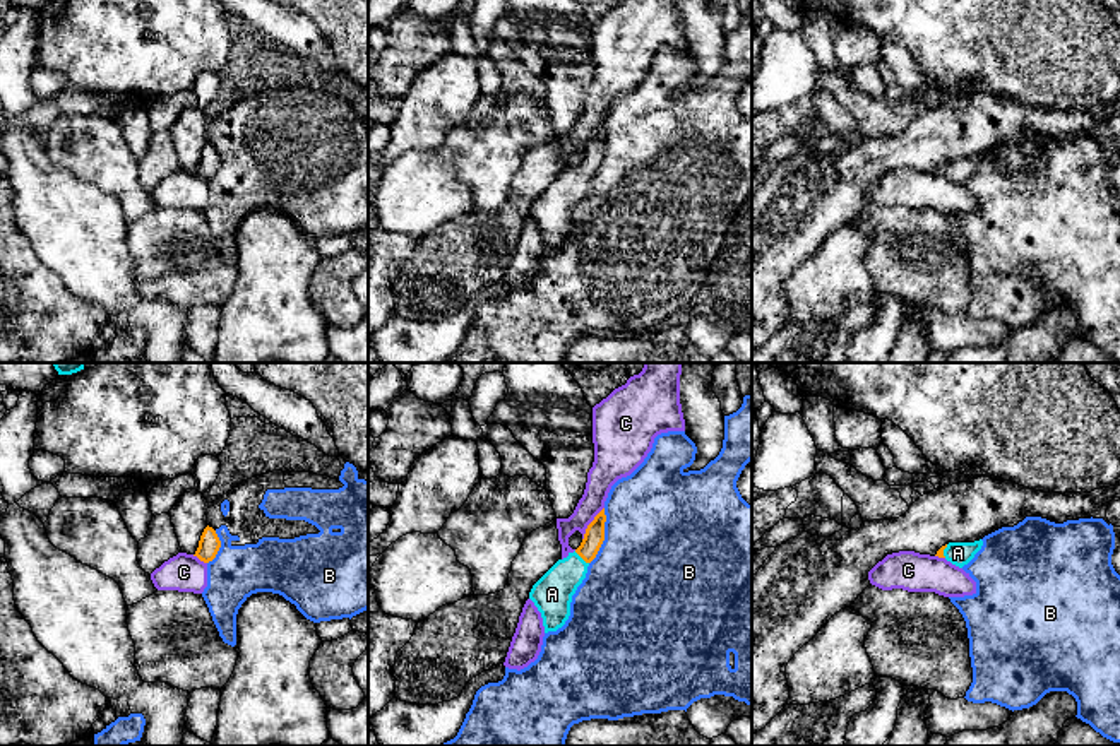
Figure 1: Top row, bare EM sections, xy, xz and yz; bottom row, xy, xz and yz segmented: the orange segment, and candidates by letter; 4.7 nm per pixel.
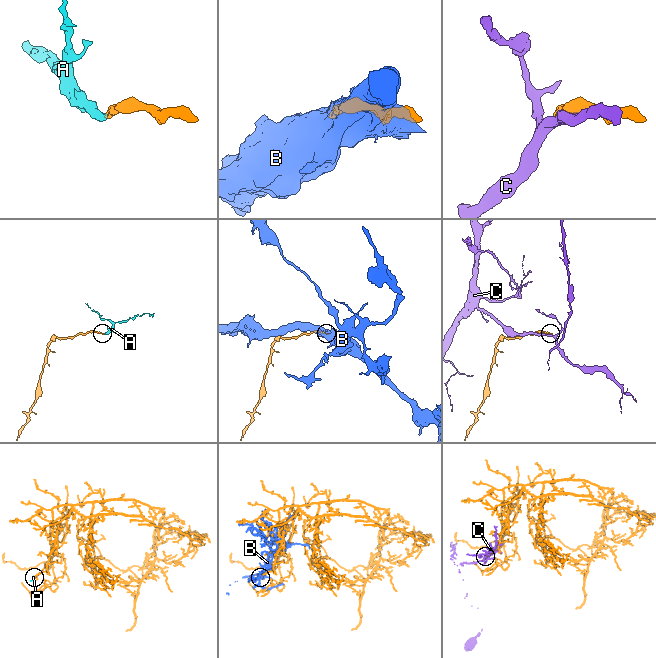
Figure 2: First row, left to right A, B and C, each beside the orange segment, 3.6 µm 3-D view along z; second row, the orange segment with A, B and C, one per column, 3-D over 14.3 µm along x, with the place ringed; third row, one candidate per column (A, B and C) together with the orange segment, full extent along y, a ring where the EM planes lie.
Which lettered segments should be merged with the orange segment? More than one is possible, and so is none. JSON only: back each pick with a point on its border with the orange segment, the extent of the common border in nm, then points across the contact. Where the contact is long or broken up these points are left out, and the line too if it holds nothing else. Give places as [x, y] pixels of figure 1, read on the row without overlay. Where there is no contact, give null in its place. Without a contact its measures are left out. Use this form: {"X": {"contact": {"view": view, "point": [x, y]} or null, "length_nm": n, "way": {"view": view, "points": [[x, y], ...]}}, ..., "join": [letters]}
{"A": {"contact": {"view": "xz", "point": [581, 173]}, "length_nm": 90, "way": {"view": "xz", "points": [[595, 151], [589, 165], [581, 173], [552, 211]]}}, "join": ["A"]}

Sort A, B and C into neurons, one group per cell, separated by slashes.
A / B / C

